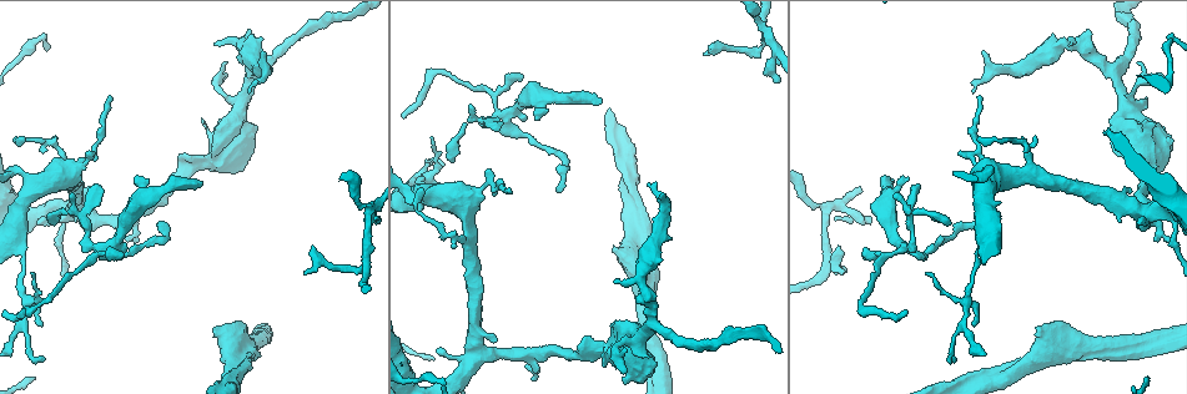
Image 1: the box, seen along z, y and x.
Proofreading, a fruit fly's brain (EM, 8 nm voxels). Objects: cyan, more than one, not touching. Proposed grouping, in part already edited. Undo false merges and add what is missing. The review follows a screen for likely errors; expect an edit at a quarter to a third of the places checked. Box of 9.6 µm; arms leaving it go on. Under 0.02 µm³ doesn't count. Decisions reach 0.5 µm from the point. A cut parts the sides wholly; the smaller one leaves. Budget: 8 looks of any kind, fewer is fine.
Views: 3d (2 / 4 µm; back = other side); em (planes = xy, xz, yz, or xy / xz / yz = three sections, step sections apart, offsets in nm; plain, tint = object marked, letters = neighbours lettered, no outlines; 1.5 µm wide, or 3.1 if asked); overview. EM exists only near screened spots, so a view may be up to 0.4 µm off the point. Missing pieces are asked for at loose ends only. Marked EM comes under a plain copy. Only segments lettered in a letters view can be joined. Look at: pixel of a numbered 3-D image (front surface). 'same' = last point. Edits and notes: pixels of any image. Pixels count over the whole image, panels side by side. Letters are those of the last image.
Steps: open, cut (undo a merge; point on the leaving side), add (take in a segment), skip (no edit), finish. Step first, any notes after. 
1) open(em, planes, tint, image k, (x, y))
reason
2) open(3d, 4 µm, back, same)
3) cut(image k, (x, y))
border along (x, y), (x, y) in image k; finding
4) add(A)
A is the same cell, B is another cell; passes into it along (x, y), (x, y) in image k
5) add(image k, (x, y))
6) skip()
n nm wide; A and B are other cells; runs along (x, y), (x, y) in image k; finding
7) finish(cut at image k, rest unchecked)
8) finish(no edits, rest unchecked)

open(3d, 4 µm, image 1, (368, 209))
sudden change in width

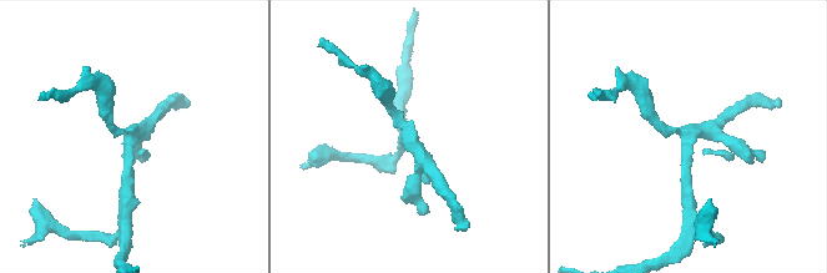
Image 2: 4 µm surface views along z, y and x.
open(em, xz, step 4, letters, image 2, (128, 135))
4 arms

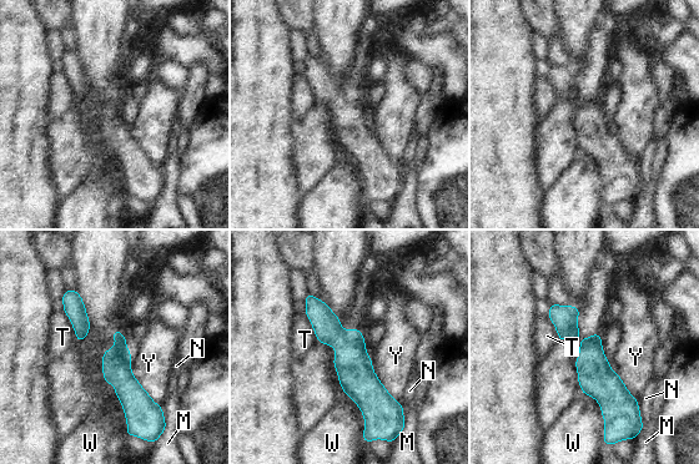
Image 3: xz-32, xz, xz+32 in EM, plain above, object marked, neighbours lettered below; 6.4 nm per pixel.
skip()
M, N, T, W and Y are other cells; runs along (315, 306), (391, 432) in image 3; all the same neuron

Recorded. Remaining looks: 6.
open(em, xy, step 4, letters, image 1, (45, 358))
thin end

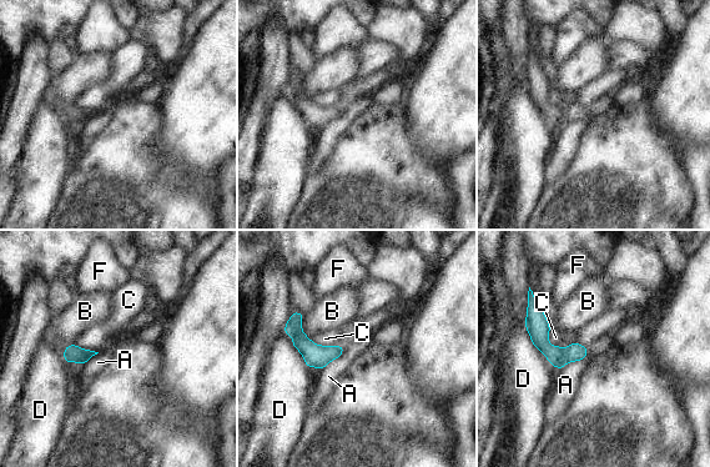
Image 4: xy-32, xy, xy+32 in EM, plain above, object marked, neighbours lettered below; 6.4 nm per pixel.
open(em, planes, letters, same)
another direction

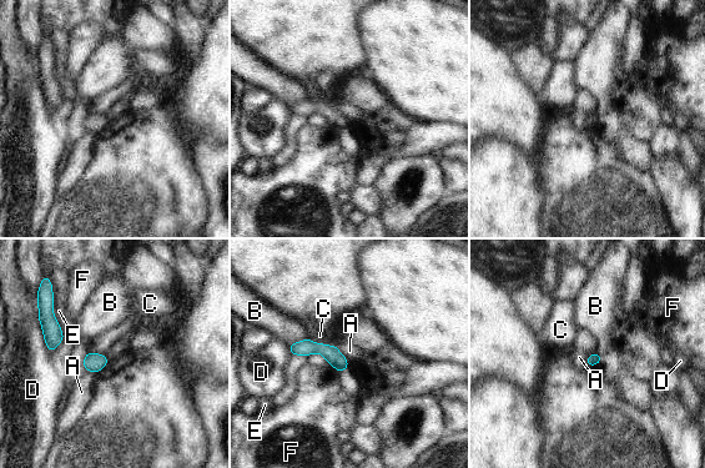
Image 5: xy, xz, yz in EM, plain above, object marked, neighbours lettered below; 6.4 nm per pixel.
skip()
80 nm wide; A, B, C, D, E and F are other cells; runs along (292, 347), (320, 347), (345, 363) in image 5; none of them fits

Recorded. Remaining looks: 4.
open(em, planes, letters, image 1, (201, 181))
an open end

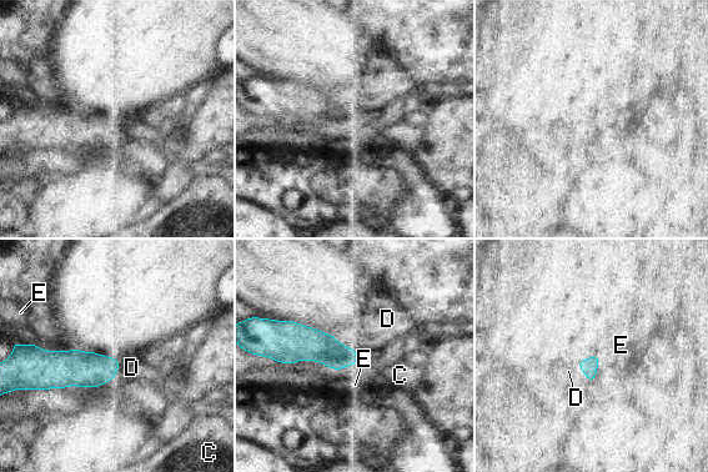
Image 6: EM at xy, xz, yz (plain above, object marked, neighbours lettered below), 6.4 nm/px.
add(D)
D touches over 150 nm; D is the same cell, C and E are other cells; passes into it along (80, 368), (116, 371), (131, 367) in image 6; the neuron continues

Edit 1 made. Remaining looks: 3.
finish(add at image 6, rest unchecked)

